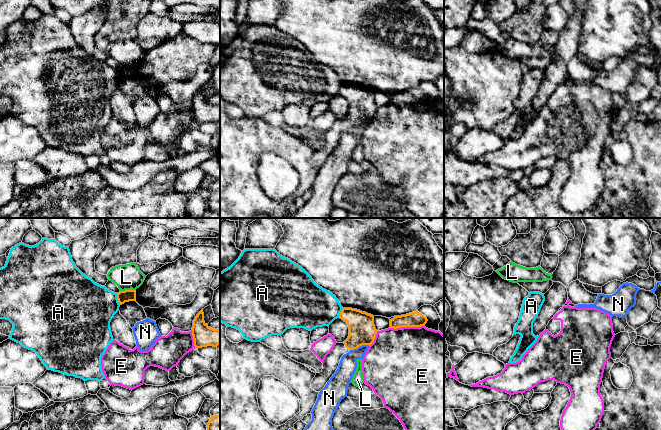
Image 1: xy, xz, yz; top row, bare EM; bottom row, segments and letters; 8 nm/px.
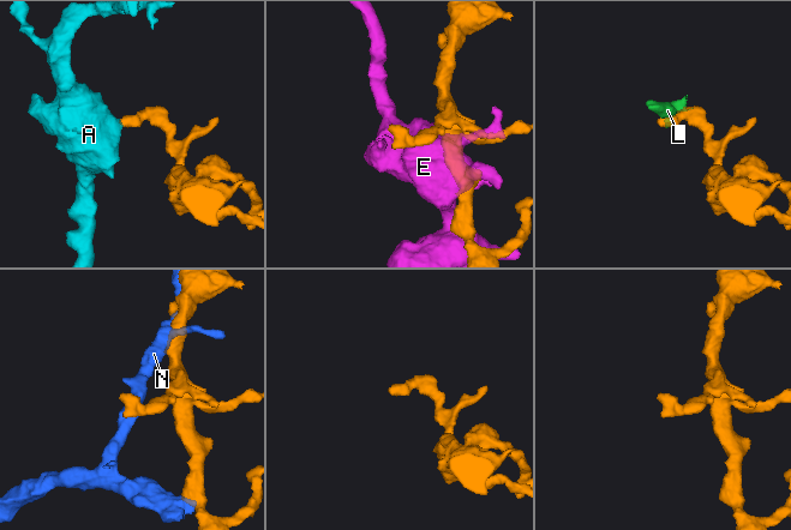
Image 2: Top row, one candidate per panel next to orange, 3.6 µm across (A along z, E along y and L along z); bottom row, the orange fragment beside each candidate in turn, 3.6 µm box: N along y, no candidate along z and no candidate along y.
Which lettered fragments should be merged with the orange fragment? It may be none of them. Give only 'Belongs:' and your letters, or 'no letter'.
Belongs: no letter

